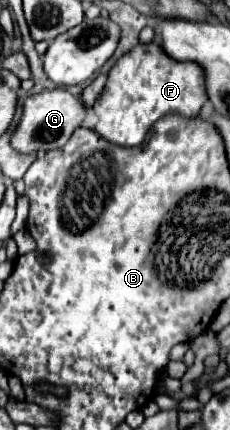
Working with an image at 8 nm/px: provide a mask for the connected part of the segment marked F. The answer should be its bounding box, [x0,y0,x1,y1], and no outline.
[92,42,206,148]

